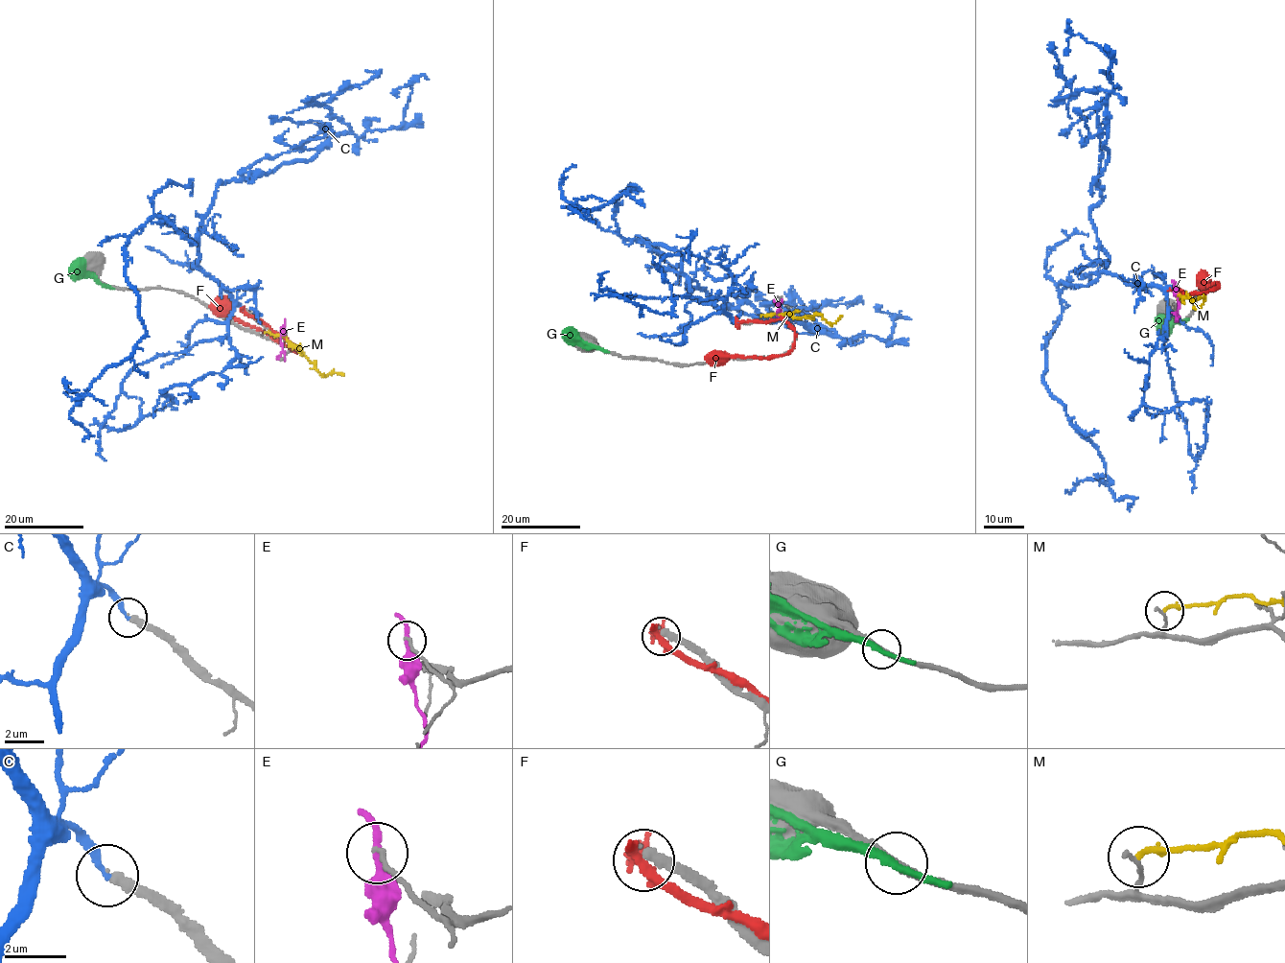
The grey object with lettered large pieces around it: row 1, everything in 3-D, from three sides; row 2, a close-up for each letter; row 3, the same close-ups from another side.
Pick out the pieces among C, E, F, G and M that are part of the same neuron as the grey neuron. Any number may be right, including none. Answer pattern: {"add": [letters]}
{"add": ["C"]}

